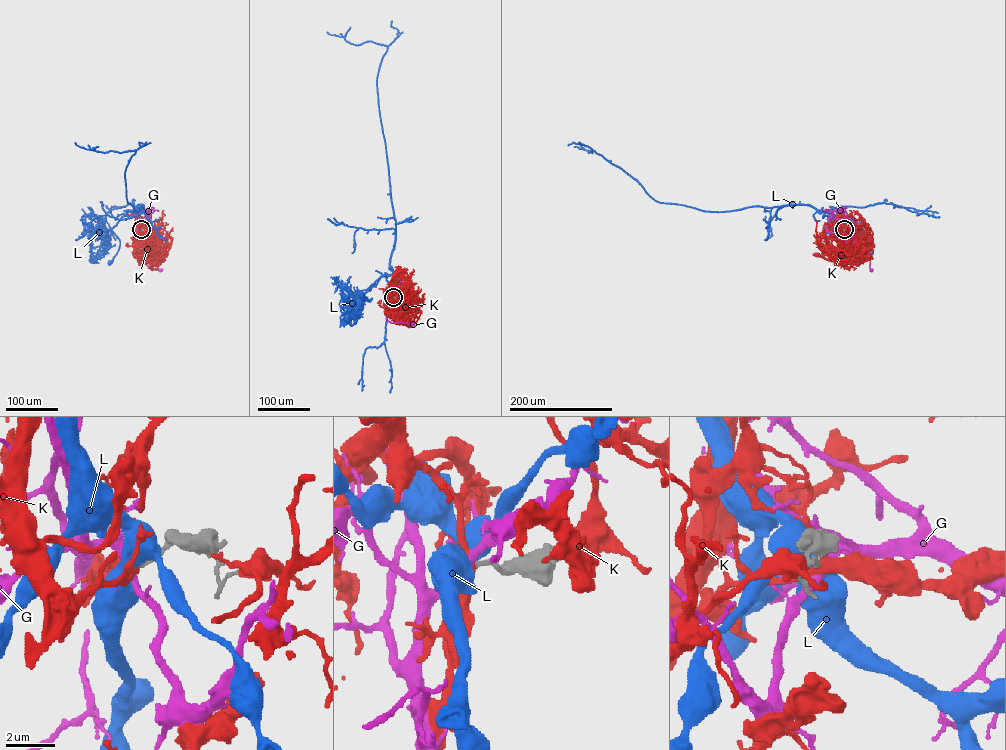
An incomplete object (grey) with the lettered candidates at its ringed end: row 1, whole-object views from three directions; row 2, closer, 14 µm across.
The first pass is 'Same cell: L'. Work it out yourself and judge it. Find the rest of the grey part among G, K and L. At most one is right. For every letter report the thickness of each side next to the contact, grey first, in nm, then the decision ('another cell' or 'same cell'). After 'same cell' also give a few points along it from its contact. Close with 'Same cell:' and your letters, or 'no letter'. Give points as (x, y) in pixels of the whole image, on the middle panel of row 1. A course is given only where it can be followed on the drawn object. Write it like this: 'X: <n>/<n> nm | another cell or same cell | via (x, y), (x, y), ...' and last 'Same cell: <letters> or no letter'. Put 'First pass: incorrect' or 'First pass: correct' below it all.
G: 200/320 nm | same cell | via (393, 297), (387, 321), (413, 324)
K: 200/280 nm | another cell
L: 200/550 nm | another cell
Same cell: G
First pass: incorrect

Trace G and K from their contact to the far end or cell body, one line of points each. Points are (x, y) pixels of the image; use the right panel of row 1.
G: (844, 229), (862, 233), (871, 270)
K: (844, 229), (840, 231), (841, 253), (848, 263), (853, 262), (850, 259), (838, 264), (815, 254)

